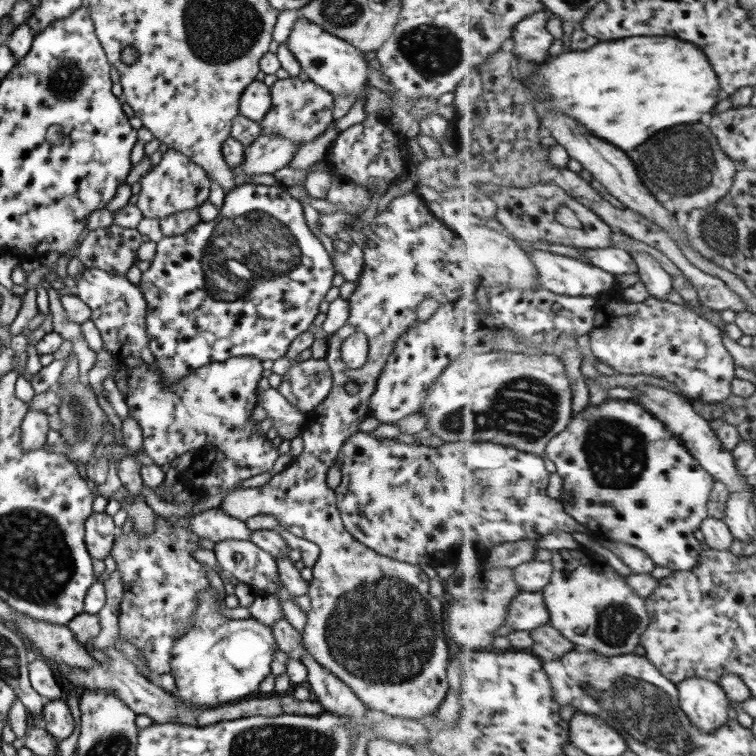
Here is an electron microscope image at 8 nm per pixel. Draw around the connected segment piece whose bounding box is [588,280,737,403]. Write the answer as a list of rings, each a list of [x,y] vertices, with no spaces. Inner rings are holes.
[[[621,280],[613,290],[603,292],[597,297],[595,328],[588,334],[591,336],[591,347],[595,356],[622,374],[646,374],[676,382],[677,388],[683,390],[692,400],[718,403],[730,398],[734,391],[734,380],[737,379],[737,367],[736,360],[725,343],[725,331],[690,306],[654,296],[646,302],[632,302],[625,297],[625,285],[626,281]]]

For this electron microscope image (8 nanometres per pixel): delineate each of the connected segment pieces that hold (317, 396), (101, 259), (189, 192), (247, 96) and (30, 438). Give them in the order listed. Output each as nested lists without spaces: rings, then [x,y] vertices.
[[[311,357],[294,362],[278,390],[290,404],[308,415],[330,394],[332,383],[331,368],[325,359]]]
[[[114,224],[98,228],[87,232],[81,239],[76,256],[85,268],[98,268],[125,276],[128,270],[138,262],[136,254],[142,244],[141,238],[142,235],[136,229],[122,228],[122,226]]]
[[[168,149],[160,162],[152,166],[135,186],[138,193],[135,205],[142,211],[144,217],[160,219],[181,210],[197,208],[209,200],[210,181],[207,172],[201,166],[192,162],[185,154]]]
[[[253,80],[244,89],[239,100],[240,115],[262,124],[264,116],[272,108],[271,92],[264,81]]]
[[[29,411],[21,422],[20,442],[24,453],[44,448],[51,417],[43,411]]]

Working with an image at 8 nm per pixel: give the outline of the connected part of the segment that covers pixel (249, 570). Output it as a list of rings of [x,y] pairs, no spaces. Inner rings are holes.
[[[250,539],[248,540],[222,540],[213,548],[219,565],[228,576],[235,576],[240,583],[248,584],[256,593],[276,595],[282,586],[277,569],[276,560],[270,554],[260,550]]]

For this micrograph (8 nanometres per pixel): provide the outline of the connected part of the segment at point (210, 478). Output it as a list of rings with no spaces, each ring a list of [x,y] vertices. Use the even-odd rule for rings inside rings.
[[[233,356],[224,362],[191,370],[171,385],[163,383],[163,374],[156,361],[150,366],[143,363],[128,369],[125,402],[129,416],[135,418],[142,429],[142,450],[154,465],[166,468],[179,456],[199,458],[200,473],[194,484],[202,496],[236,491],[245,480],[274,468],[280,452],[271,440],[259,433],[260,422],[250,419],[257,406],[262,360],[253,356]]]

